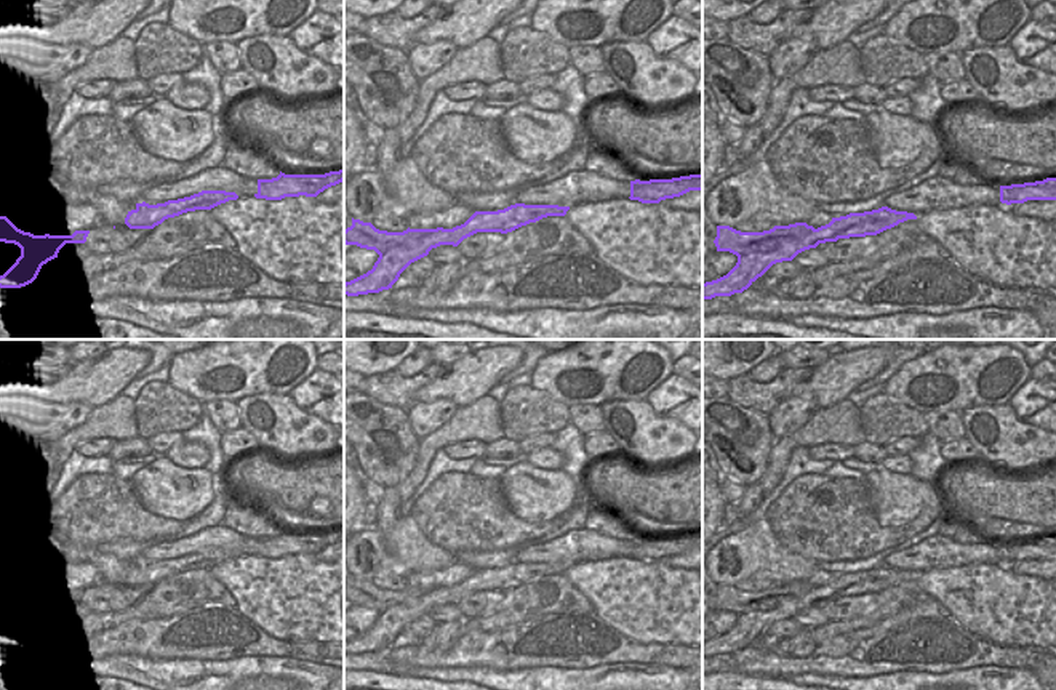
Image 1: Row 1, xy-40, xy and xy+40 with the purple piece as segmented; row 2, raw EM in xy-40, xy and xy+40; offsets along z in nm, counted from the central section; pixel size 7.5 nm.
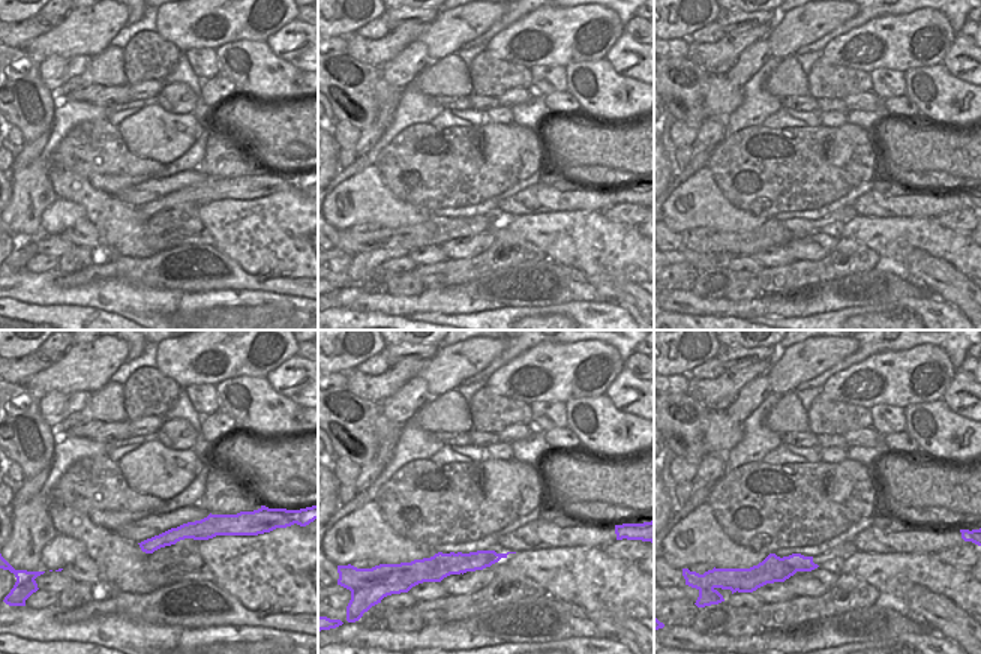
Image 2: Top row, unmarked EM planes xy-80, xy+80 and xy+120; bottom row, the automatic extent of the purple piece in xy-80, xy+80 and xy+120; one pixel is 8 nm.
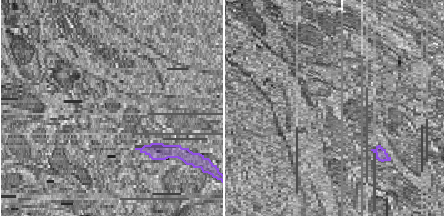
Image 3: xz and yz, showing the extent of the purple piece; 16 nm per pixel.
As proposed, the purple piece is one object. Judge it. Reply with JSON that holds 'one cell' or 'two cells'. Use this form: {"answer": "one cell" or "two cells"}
{"answer": "two cells"}

